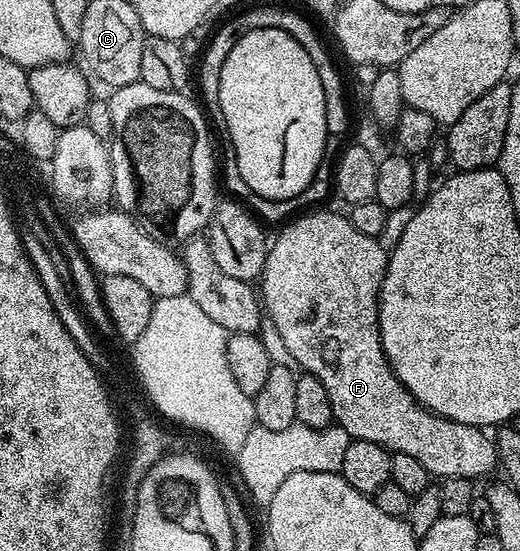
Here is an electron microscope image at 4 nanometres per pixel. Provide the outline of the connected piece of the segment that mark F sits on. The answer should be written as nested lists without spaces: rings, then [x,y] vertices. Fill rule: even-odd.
[[[311,210],[306,214],[300,215],[298,218],[292,219],[286,225],[287,228],[279,237],[270,241],[267,249],[267,257],[265,258],[265,266],[263,267],[263,275],[261,277],[261,285],[263,284],[263,292],[261,288],[261,304],[265,309],[265,316],[271,321],[273,326],[277,328],[277,334],[281,336],[284,342],[285,350],[292,356],[296,365],[304,373],[316,376],[321,382],[321,386],[325,386],[326,392],[329,394],[329,402],[333,406],[333,414],[335,415],[334,423],[340,428],[347,431],[352,440],[364,440],[365,442],[377,442],[377,446],[386,448],[388,452],[404,452],[410,457],[417,458],[418,462],[424,466],[425,470],[432,477],[442,478],[444,476],[456,476],[457,478],[465,478],[466,480],[478,481],[478,476],[487,476],[499,464],[499,454],[496,451],[496,441],[482,428],[471,428],[467,424],[462,424],[456,420],[446,420],[444,416],[436,416],[435,413],[423,407],[416,400],[413,394],[409,394],[409,390],[397,378],[397,374],[392,370],[391,364],[387,361],[387,356],[383,352],[383,343],[379,337],[379,291],[383,285],[385,278],[385,270],[387,269],[388,249],[379,245],[380,241],[374,236],[366,236],[361,234],[361,230],[357,230],[350,222],[346,215],[338,216],[335,212],[315,212],[319,210]]]

